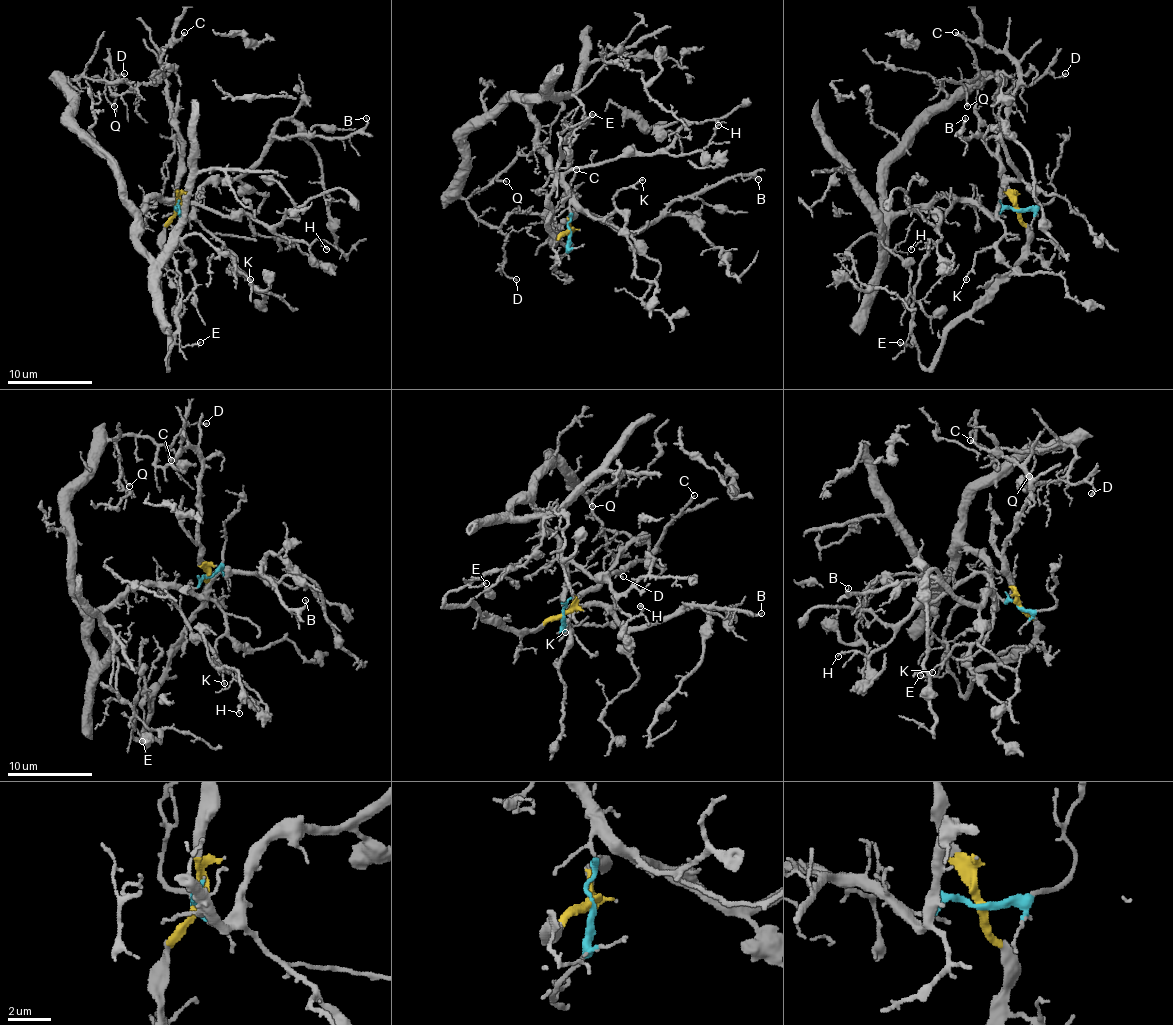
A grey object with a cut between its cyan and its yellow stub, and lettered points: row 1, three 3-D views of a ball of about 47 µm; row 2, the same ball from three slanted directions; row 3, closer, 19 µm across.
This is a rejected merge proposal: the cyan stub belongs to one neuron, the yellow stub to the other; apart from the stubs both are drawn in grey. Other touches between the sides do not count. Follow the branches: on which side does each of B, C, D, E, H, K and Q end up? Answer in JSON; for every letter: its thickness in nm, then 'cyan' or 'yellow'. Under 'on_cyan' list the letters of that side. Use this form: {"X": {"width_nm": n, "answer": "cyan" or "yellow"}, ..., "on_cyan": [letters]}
{"B": {"width_nm": 150, "answer": "cyan"}, "C": {"width_nm": 190, "answer": "yellow"}, "D": {"width_nm": 160, "answer": "cyan"}, "E": {"width_nm": 140, "answer": "yellow"}, "H": {"width_nm": 200, "answer": "cyan"}, "K": {"width_nm": 140, "answer": "cyan"}, "Q": {"width_nm": 130, "answer": "cyan"}, "on_cyan": ["B", "D", "H", "K", "Q"]}

